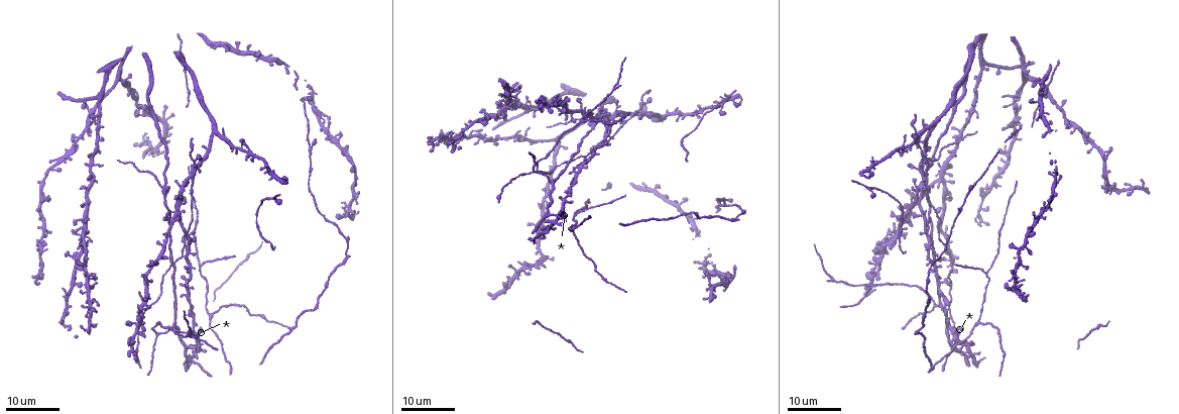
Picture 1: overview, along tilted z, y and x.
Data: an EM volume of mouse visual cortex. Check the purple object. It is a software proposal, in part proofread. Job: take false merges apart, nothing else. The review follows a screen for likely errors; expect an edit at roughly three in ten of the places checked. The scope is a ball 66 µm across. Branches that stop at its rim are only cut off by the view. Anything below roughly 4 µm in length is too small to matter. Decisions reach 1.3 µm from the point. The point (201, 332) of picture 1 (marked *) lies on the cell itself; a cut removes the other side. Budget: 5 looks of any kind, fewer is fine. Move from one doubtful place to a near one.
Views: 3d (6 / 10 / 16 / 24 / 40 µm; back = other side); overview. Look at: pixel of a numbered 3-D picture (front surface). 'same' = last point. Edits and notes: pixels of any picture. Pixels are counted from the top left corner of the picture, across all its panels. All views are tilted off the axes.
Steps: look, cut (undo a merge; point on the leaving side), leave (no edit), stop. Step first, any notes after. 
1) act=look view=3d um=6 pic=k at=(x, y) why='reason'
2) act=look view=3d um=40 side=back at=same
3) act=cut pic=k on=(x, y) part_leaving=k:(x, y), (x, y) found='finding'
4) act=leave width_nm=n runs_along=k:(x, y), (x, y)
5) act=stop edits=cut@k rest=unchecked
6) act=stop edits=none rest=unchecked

act=look view=3d um=16 pic=1 at=(575, 212) why='three arms meet'

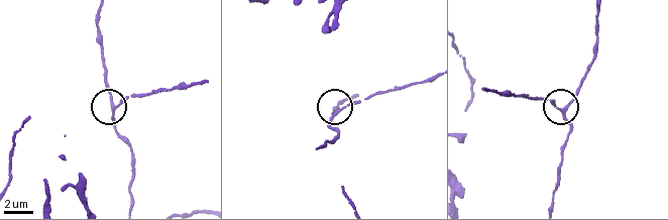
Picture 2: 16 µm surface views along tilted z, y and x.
act=look view=3d um=10 pic=2 at=(111, 107)

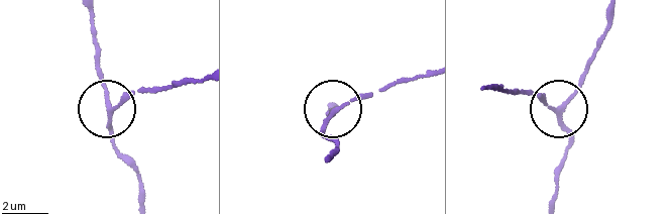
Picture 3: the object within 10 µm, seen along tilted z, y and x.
act=look view=3d um=10 side=back pic=3 at=(109, 107) why='from behind'

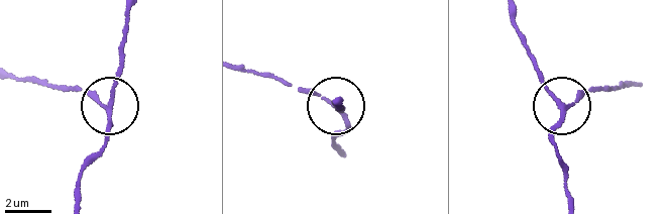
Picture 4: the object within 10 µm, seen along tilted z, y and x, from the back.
act=leave found='all the same cell'

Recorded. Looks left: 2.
act=look view=3d um=24 pic=1 at=(873, 283) why='three arms meet'

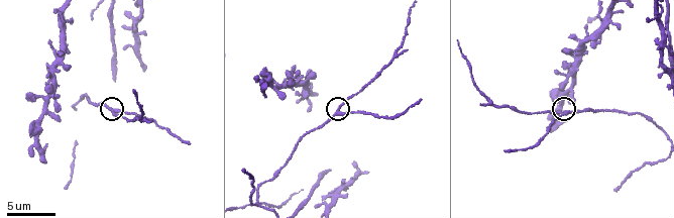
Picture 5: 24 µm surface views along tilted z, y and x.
act=look view=3d um=10 pic=5 at=(565, 110)

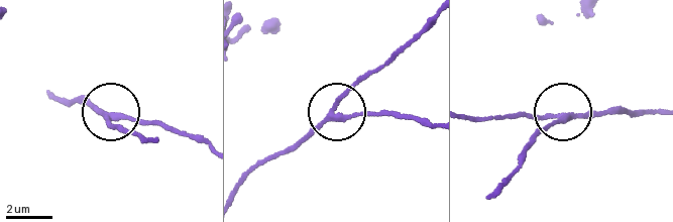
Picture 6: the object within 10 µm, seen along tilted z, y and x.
act=leave arms=3 runs_along=6:(655, 115), (560, 118), (530, 144) found='one cell here'

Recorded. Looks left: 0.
act=stop edits=none rest=unchecked

